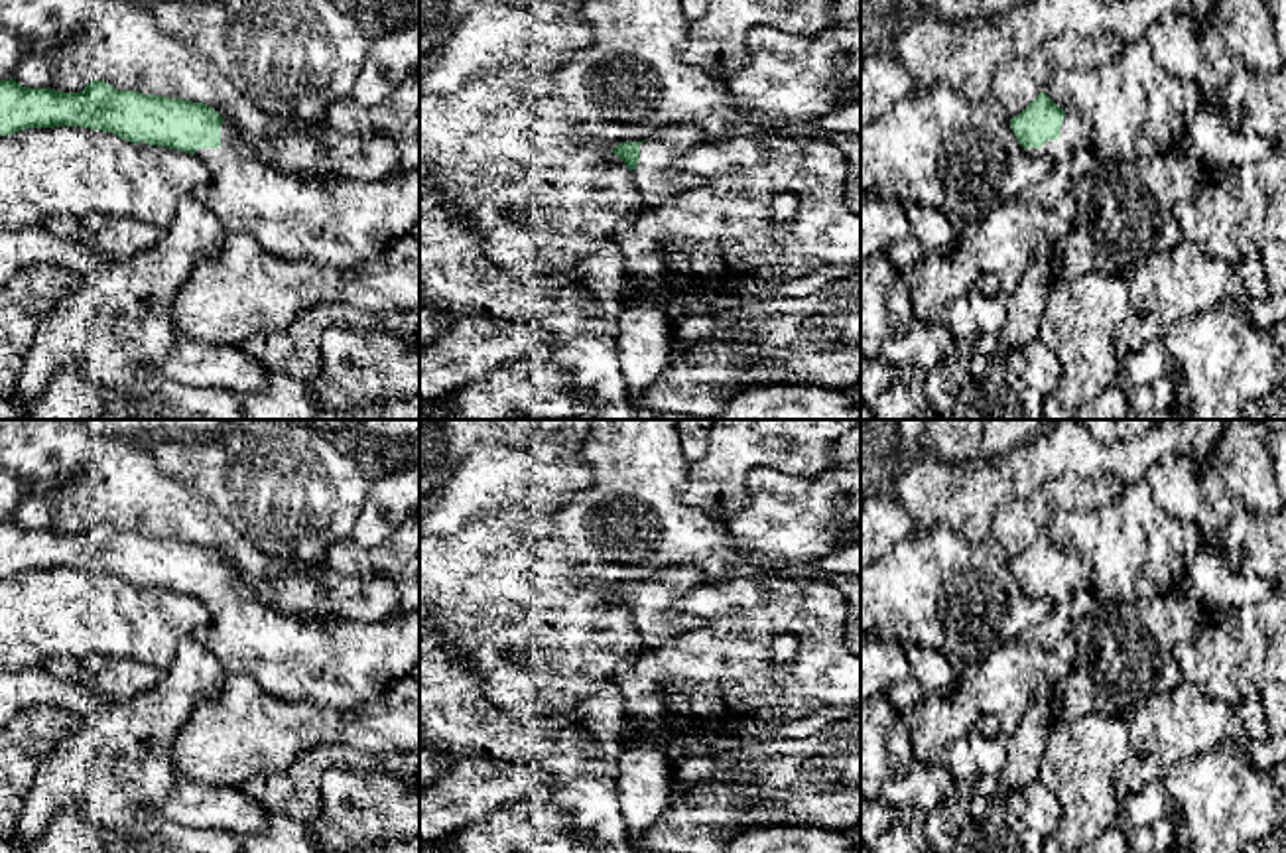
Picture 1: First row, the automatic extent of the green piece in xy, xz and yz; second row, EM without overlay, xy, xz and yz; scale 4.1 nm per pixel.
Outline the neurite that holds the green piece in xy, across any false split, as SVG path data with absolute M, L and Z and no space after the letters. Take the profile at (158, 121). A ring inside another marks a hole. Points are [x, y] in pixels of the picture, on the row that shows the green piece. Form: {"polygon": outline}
{"polygon": "M0 81L0 136L55 126L83 126L112 132L134 144L197 154L211 179L193 197L225 230L250 234L278 258L354 270L378 258L390 242L419 232L419 169L400 169L376 181L286 171L262 162L238 128L203 102L118 91L104 81L91 81L81 93Z"}

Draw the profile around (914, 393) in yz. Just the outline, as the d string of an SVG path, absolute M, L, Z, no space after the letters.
M947 361L935 368L902 364L892 368L892 380L872 404L872 420L949 420L963 382L971 376L965 364Z

